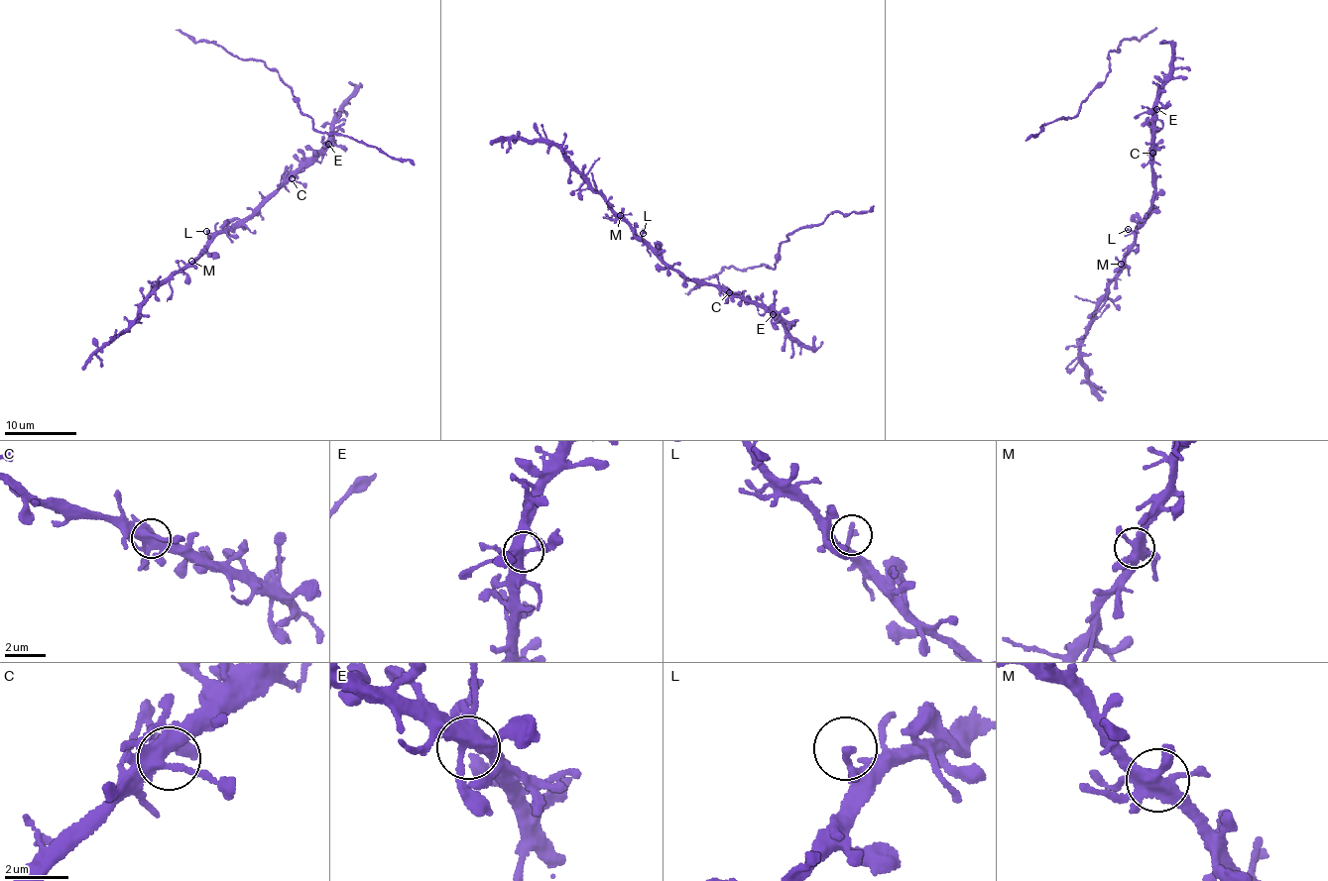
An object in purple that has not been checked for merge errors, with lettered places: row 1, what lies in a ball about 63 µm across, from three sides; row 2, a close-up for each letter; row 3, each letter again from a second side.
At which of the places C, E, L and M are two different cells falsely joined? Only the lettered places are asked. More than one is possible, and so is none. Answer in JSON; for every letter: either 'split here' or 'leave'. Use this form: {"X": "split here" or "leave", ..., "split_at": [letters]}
{"C": "leave", "E": "leave", "L": "leave", "M": "leave", "split_at": []}

